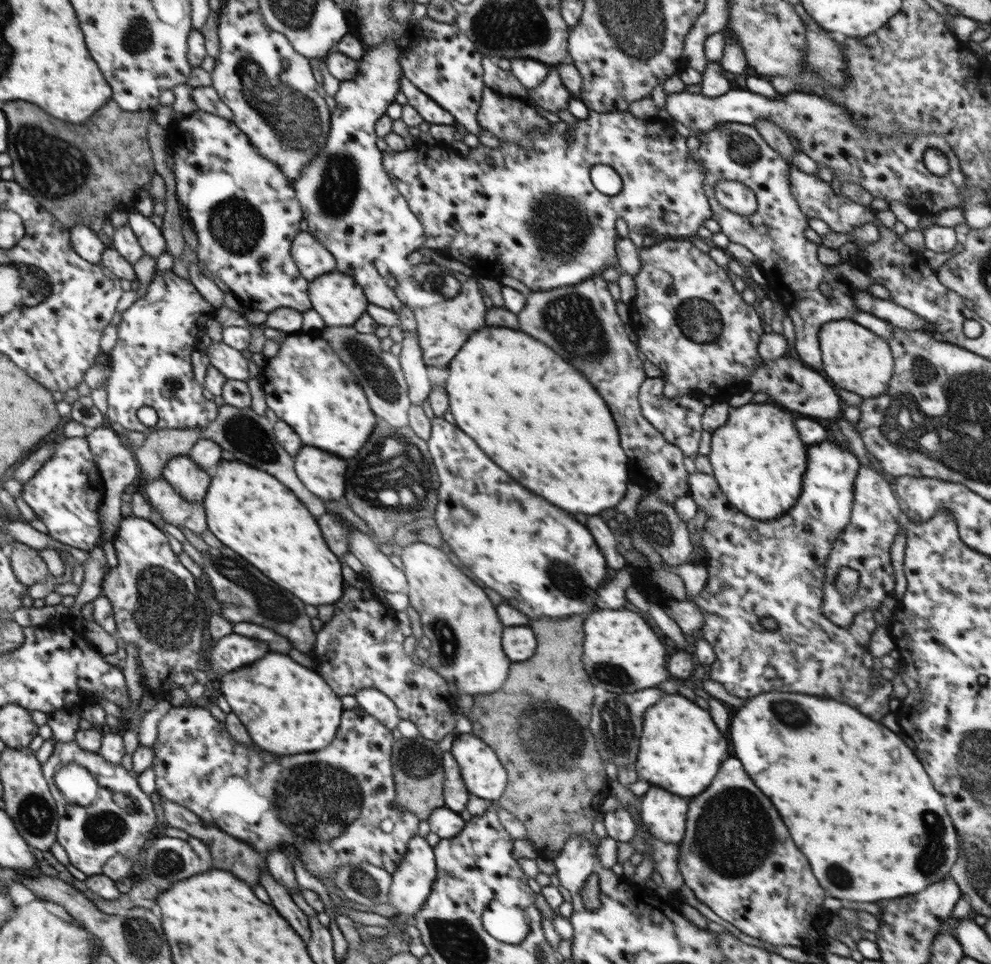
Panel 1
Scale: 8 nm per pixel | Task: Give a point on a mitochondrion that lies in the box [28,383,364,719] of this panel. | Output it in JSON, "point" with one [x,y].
{"point":[165,610]}

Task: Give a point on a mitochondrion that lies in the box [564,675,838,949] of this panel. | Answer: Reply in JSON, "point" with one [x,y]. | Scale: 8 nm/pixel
{"point":[734,814]}

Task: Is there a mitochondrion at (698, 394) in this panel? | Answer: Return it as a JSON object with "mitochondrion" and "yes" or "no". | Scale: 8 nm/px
{"mitochondrion":"no"}

